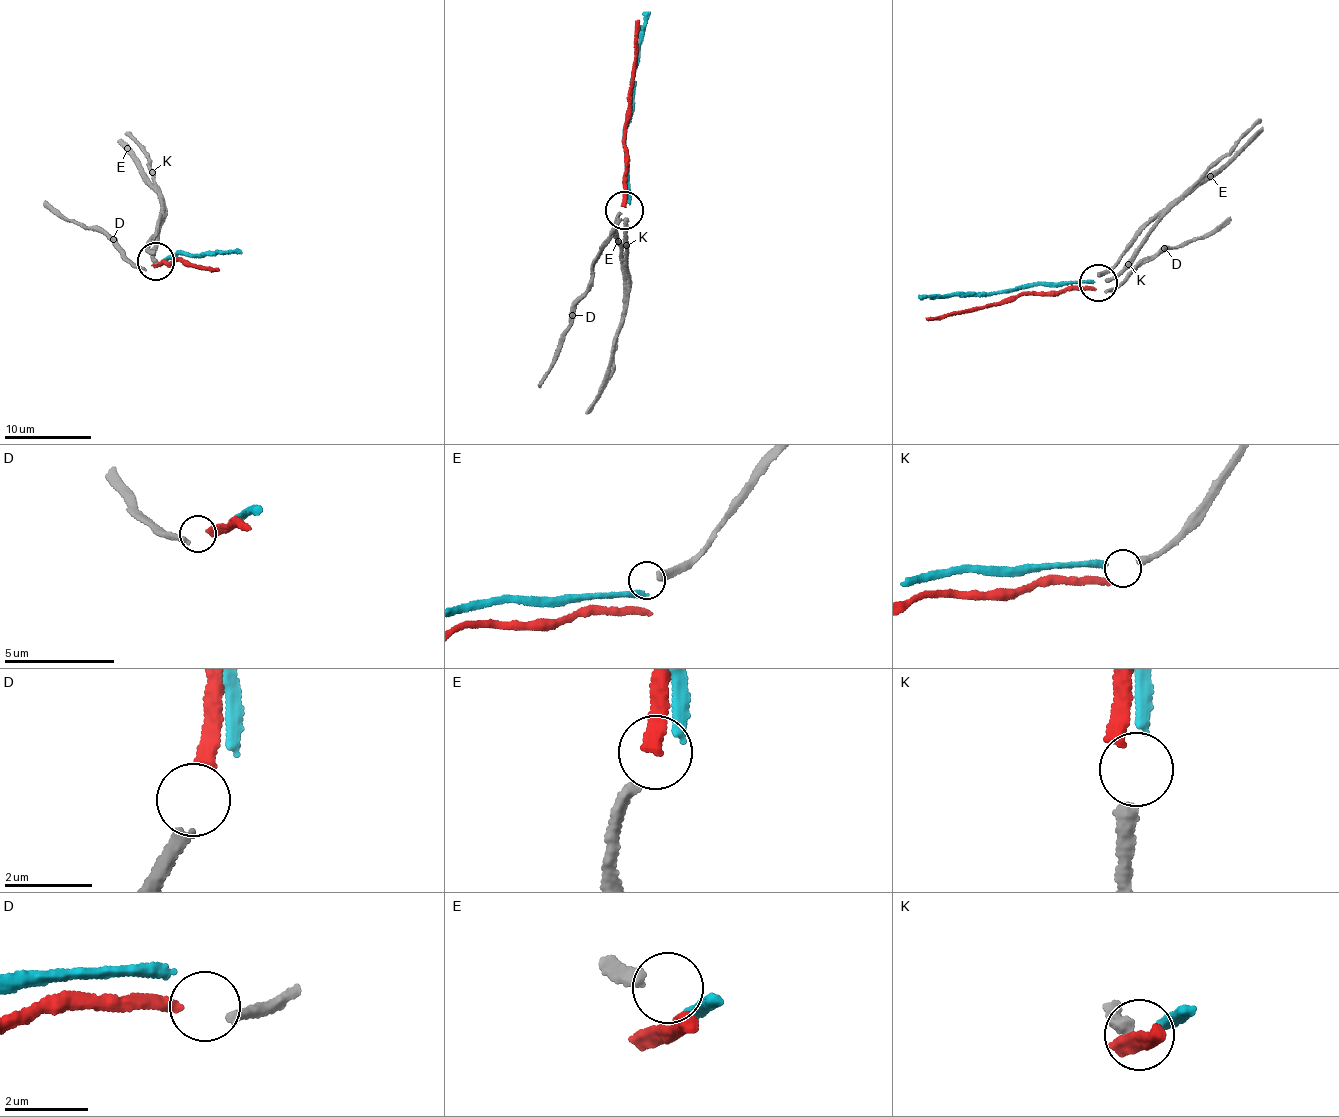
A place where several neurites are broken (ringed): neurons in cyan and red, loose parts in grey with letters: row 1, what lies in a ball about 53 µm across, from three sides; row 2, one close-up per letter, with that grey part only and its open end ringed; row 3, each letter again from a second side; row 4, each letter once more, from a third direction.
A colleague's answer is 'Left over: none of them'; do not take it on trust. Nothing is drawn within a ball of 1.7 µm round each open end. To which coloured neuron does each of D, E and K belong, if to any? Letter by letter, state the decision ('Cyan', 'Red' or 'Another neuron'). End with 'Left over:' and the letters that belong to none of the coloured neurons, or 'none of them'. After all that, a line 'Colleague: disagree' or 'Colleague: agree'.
D: Red
E: Another neuron
K: Cyan
Left over: E
Colleague: disagree

